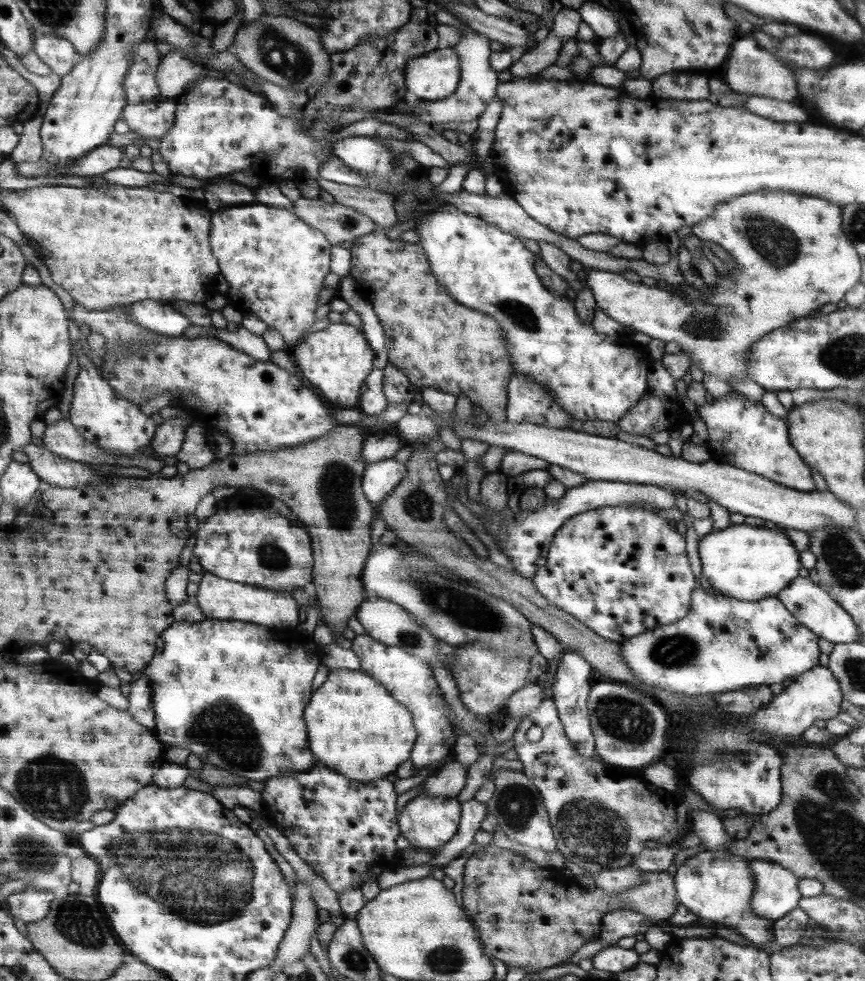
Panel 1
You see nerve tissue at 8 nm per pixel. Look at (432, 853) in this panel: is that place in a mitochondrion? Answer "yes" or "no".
no

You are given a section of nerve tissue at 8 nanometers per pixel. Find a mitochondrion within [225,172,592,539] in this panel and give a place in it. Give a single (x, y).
(414, 503)

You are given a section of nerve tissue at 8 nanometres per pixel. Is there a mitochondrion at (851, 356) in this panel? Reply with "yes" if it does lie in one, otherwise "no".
yes

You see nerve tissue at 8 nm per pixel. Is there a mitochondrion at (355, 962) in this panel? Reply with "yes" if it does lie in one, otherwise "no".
yes

